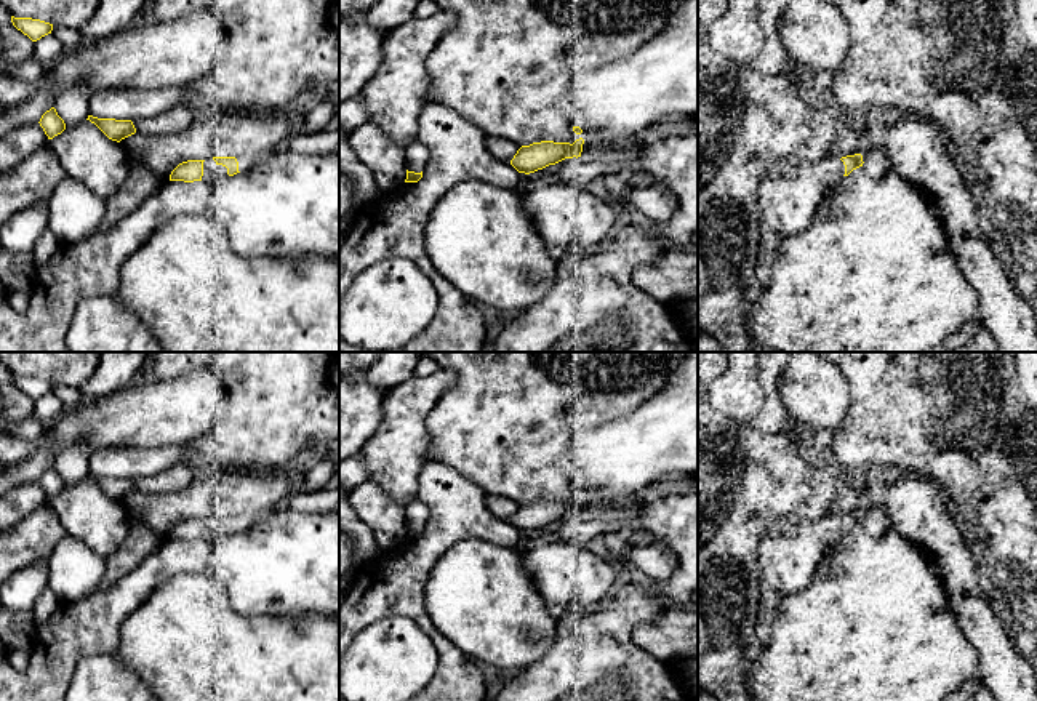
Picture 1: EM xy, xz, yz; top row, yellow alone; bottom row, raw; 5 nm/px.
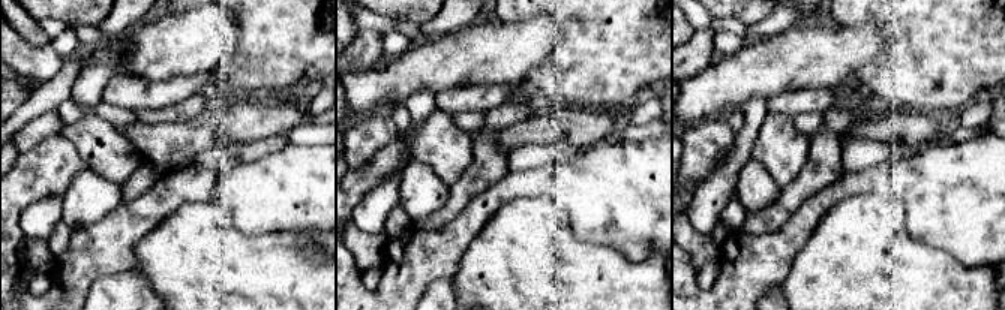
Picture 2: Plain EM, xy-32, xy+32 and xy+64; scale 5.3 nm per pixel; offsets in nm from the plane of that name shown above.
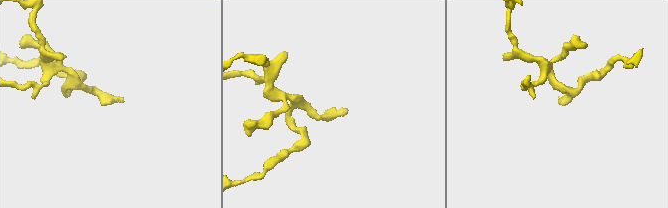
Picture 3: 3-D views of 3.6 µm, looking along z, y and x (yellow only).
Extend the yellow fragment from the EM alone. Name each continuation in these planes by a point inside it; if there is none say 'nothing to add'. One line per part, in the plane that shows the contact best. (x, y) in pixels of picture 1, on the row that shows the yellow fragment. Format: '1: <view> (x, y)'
1: xy (212, 172)

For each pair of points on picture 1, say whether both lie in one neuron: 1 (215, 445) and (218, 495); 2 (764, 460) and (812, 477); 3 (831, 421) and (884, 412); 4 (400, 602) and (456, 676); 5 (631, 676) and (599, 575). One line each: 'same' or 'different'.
1: different
2: same
3: different
4: same
5: different

